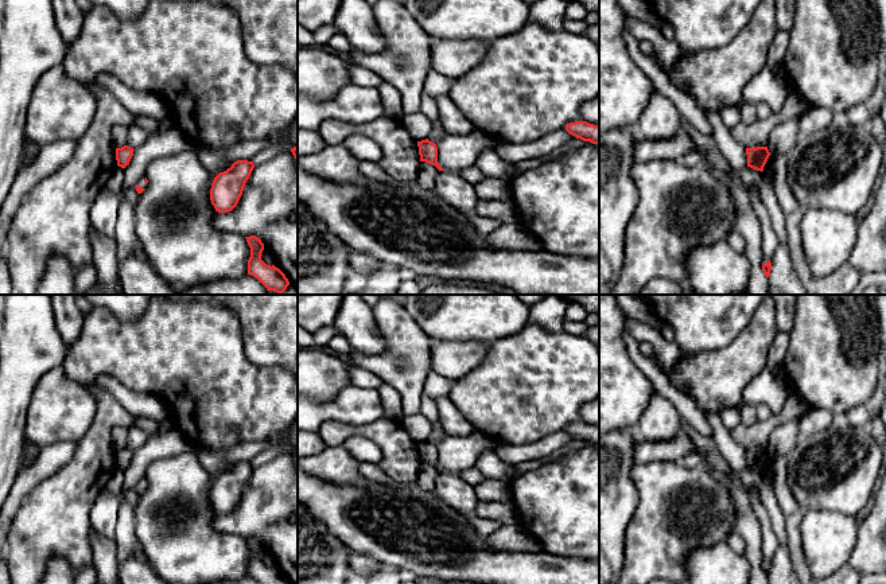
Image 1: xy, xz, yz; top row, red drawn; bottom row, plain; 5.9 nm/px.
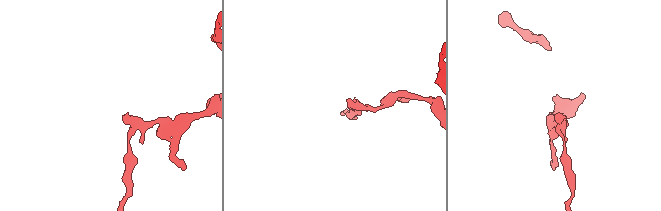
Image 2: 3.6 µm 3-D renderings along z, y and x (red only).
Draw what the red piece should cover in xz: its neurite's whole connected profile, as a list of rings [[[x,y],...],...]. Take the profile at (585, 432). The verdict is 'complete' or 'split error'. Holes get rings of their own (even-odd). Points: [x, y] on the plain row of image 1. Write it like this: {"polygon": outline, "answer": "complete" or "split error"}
{"polygon": [[[575,423],[566,427],[566,432],[583,443],[599,445],[599,427],[587,423]]], "answer": "complete"}

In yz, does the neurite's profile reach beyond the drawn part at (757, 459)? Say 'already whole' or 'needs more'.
already whole

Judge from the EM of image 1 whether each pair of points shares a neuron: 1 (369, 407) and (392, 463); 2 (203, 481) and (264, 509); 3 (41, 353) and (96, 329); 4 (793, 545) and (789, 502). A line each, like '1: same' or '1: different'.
1: different
2: different
3: different
4: same

